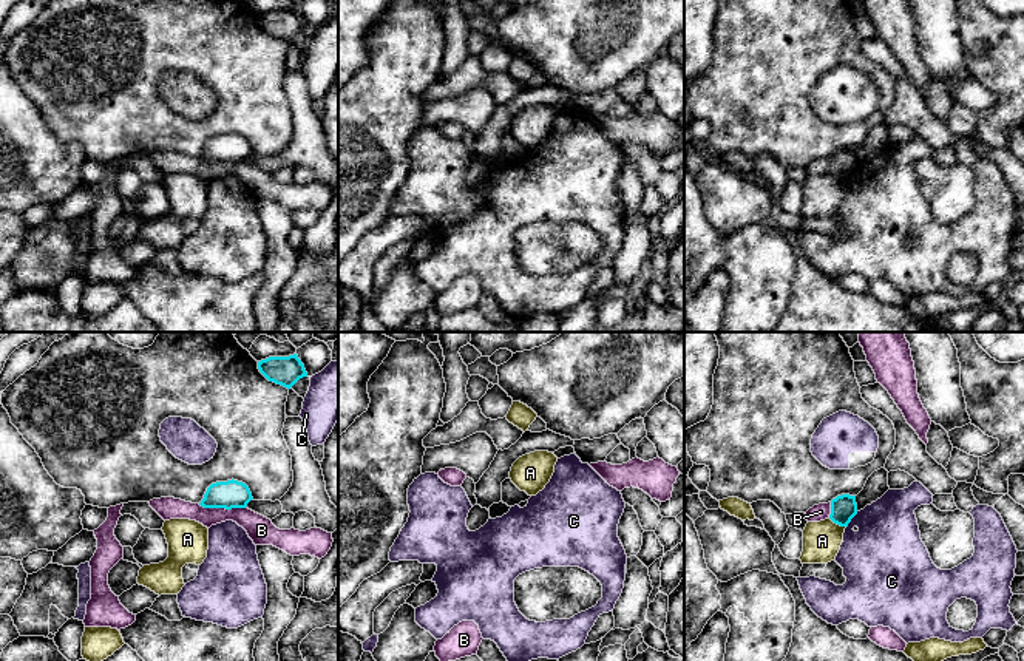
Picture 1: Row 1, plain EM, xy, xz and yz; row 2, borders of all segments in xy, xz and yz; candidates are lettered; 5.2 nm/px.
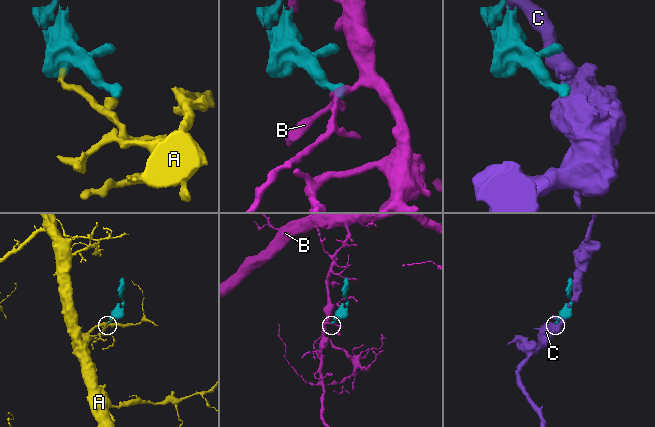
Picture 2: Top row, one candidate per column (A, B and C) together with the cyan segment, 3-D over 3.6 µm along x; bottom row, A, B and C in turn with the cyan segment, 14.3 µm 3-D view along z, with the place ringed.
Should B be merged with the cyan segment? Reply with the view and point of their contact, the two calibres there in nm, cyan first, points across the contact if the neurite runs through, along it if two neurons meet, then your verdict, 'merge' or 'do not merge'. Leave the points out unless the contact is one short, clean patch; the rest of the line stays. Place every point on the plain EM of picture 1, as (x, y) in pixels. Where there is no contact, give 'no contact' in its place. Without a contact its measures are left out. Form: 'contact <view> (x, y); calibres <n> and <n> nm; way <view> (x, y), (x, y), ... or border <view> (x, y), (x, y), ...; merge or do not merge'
contact xy (221, 161); calibres 150 and 140 nm; do not merge

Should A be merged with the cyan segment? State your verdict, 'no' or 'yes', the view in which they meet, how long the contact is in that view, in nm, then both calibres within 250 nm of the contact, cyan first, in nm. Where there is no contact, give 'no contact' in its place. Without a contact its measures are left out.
no; meets cyan in yz; contact 100 nm long; 140 nm thick on the cyan side, 200 nm on the other

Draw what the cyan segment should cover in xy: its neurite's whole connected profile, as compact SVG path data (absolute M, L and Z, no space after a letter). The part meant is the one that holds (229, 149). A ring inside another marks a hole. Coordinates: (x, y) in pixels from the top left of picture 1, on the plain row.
M238 134L216 136L212 137L204 153L201 154L201 161L204 162L246 162L252 154L252 147L249 141Z

